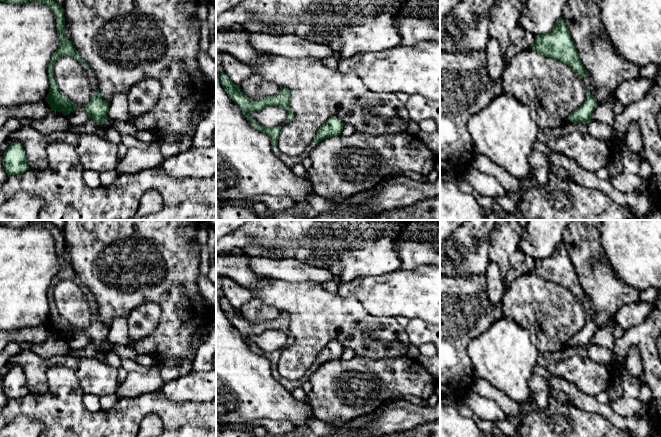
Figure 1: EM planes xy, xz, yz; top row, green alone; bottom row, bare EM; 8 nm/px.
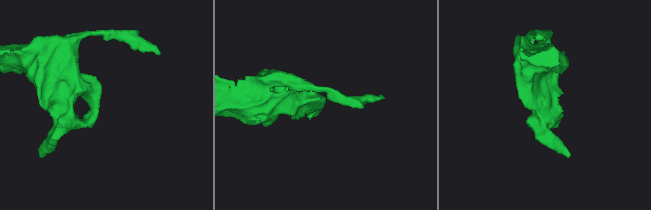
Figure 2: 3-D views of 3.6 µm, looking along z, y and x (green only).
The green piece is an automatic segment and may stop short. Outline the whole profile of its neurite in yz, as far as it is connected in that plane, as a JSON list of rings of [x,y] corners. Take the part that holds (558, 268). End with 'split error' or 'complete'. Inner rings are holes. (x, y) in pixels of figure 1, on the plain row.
[[[561,241],[549,257],[535,259],[534,268],[530,272],[546,281],[552,281],[567,288],[583,303],[583,308],[587,314],[585,326],[569,339],[568,344],[573,348],[587,348],[591,344],[591,338],[598,327],[593,320],[594,311],[590,298],[583,290],[565,244]]]; split error

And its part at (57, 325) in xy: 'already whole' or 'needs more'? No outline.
needs more

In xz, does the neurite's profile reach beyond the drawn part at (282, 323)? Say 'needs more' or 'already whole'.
needs more

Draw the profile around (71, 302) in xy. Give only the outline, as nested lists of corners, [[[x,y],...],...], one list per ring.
[[[60,281],[54,289],[53,301],[62,318],[77,330],[85,330],[90,326],[94,315],[84,292],[74,281]]]

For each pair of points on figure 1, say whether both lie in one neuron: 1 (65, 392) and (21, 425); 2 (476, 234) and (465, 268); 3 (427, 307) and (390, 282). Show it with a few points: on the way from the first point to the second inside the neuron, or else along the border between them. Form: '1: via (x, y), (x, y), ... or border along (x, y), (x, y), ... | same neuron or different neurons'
1: border along (10, 423), (18, 415), (26, 415), (43, 426) | different neurons
2: via (470, 242), (465, 251), (465, 260) | same neuron
3: via (418, 298), (413, 293), (401, 293), (399, 291) | same neuron

